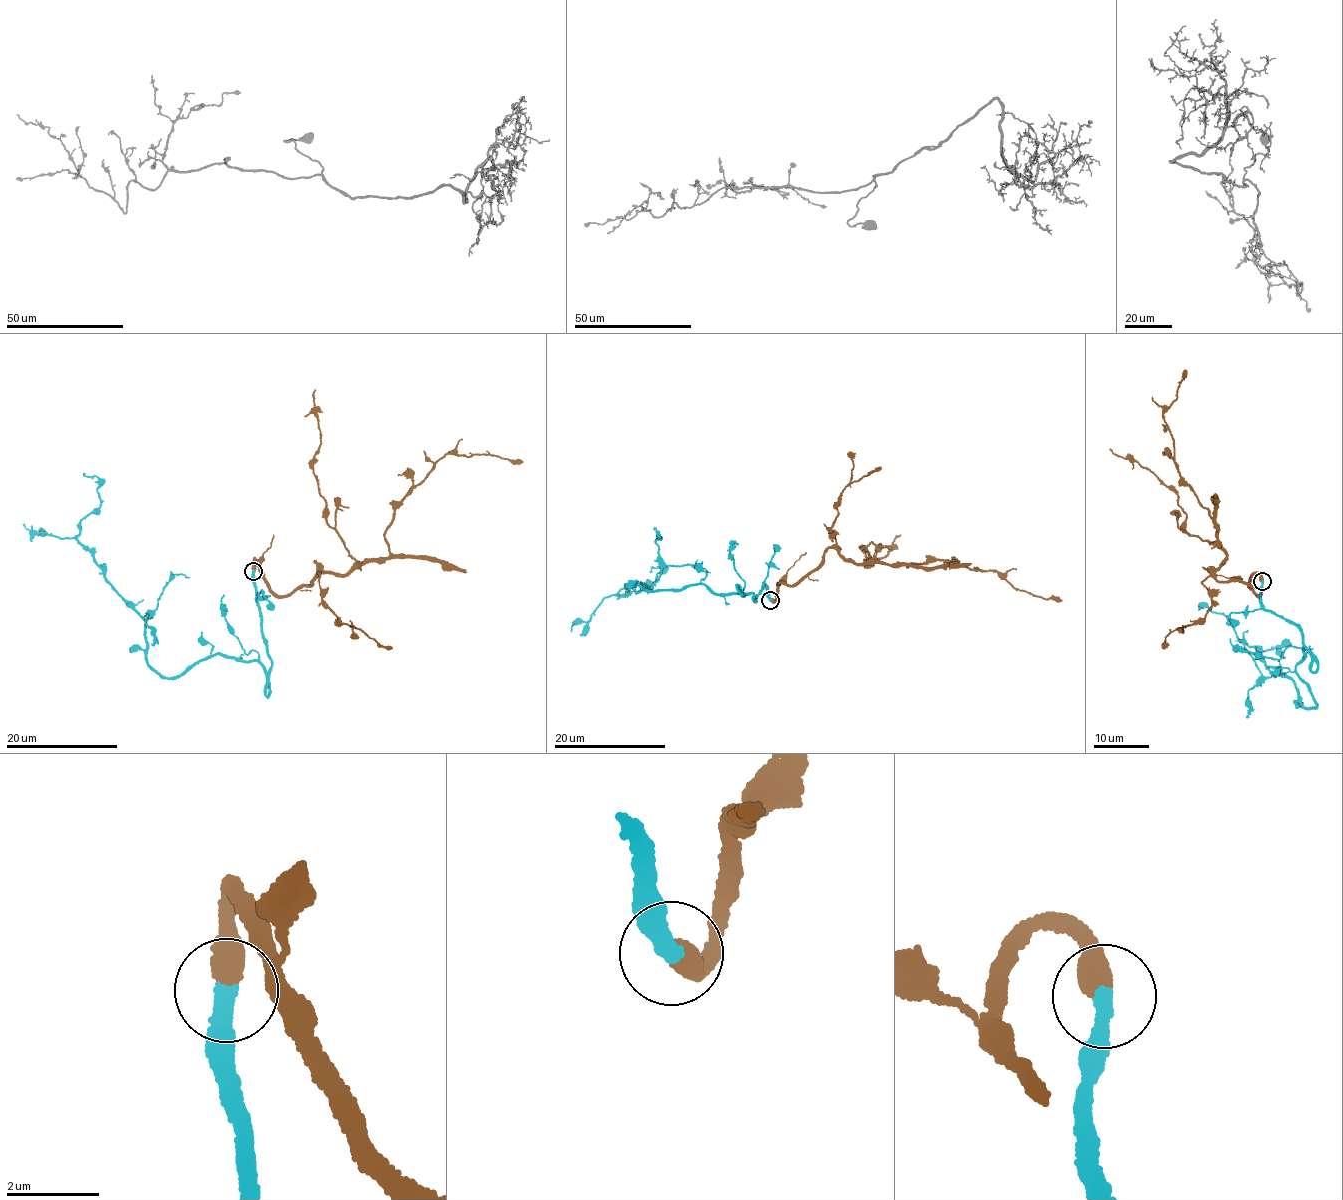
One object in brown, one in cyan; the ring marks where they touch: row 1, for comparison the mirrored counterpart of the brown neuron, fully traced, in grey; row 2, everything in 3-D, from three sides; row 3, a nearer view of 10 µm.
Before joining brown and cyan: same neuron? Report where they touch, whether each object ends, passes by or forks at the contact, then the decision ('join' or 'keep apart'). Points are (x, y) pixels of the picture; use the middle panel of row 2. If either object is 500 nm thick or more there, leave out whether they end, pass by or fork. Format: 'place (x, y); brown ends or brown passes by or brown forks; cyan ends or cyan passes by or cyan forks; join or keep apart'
place (770, 600); join

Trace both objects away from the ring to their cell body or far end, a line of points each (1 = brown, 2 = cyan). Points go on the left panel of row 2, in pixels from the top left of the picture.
1: (253, 571), (255, 559), (284, 596), (386, 558), (397, 507), (438, 459), (523, 462)
2: (253, 571), (267, 670), (220, 654), (164, 678), (144, 621), (77, 539), (100, 504), (83, 473)

